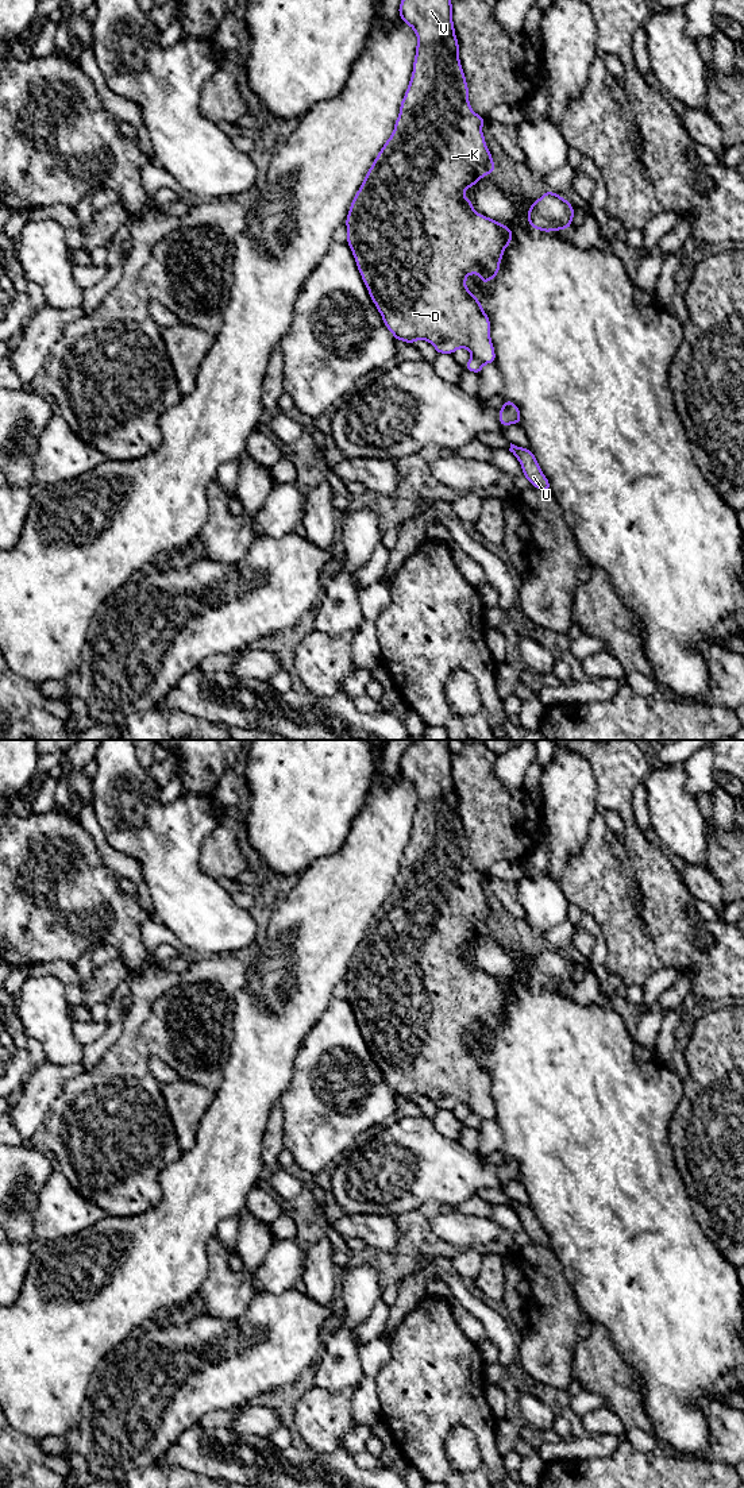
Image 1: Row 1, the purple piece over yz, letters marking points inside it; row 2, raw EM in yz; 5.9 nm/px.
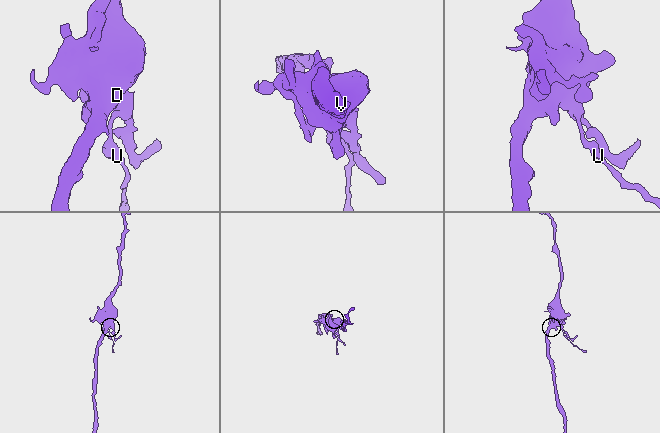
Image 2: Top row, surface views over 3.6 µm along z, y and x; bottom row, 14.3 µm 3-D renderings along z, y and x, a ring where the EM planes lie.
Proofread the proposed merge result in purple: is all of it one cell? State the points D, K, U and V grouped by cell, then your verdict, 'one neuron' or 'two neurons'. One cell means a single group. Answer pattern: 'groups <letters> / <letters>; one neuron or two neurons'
groups D K V / U; two neurons

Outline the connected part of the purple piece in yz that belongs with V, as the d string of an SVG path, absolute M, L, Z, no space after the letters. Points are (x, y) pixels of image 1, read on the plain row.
M415 740L400 759L400 774L405 780L410 782L417 791L410 839L400 860L400 871L394 879L393 890L377 910L375 917L370 922L361 944L351 957L344 980L347 982L347 1001L356 1017L356 1024L362 1032L362 1037L365 1038L374 1061L381 1069L383 1080L393 1090L396 1096L404 1096L413 1102L417 1095L423 1095L429 1098L437 1110L452 1111L458 1105L467 1105L473 1114L477 1114L486 1121L496 1119L494 1102L490 1094L491 1080L481 1061L481 1057L467 1045L466 1033L478 1029L482 1040L490 1038L500 1029L502 1010L513 995L513 987L494 975L477 969L473 964L471 956L463 951L467 944L473 944L481 934L491 930L496 926L496 922L482 890L485 874L477 871L469 859L469 843L459 817L459 798L455 793L451 760L452 751L448 748L448 741L450 740Z

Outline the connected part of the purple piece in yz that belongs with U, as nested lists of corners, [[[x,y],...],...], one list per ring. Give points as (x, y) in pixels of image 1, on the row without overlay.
[[[510,1199],[509,1207],[517,1214],[523,1223],[523,1231],[531,1238],[532,1244],[550,1248],[551,1241],[543,1230],[533,1208],[528,1204],[517,1203]]]

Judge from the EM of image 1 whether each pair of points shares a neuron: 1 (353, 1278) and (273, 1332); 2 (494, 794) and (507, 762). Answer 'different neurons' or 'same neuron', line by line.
1: different neurons
2: different neurons

